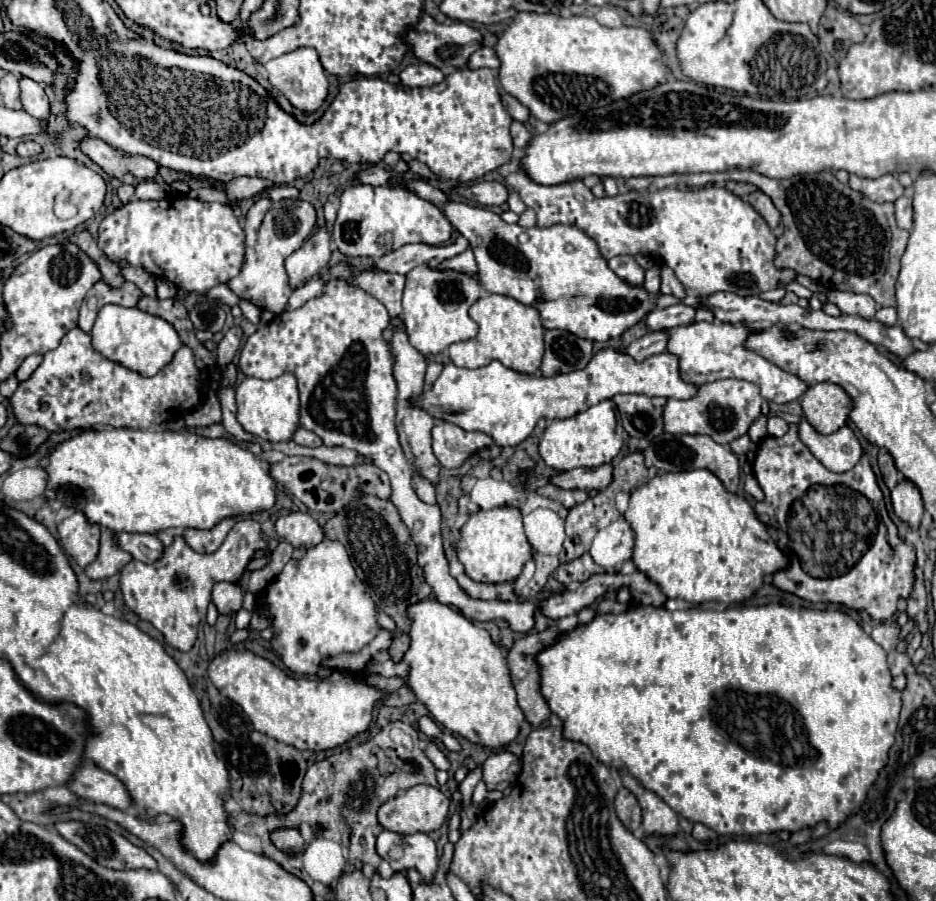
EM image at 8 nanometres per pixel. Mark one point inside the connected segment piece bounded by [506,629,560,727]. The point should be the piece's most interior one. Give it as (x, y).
(521, 657)

